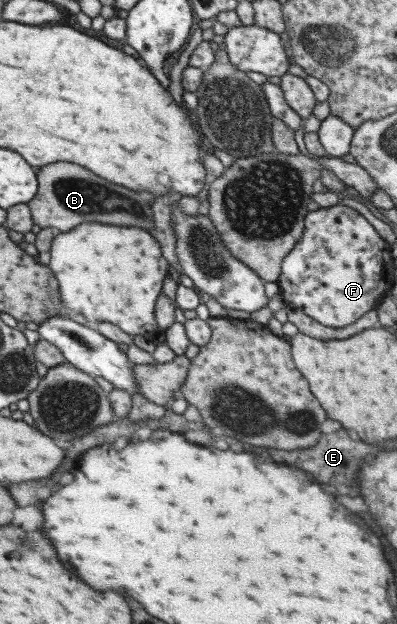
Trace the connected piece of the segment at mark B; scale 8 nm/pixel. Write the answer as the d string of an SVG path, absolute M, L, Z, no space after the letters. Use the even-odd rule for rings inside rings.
M54 162L42 166L35 171L37 180L36 194L26 202L33 224L40 228L51 228L66 232L82 222L100 222L100 224L116 224L116 226L134 226L149 231L153 227L152 211L148 195L137 193L123 186L114 186L82 166L74 166L68 162Z

